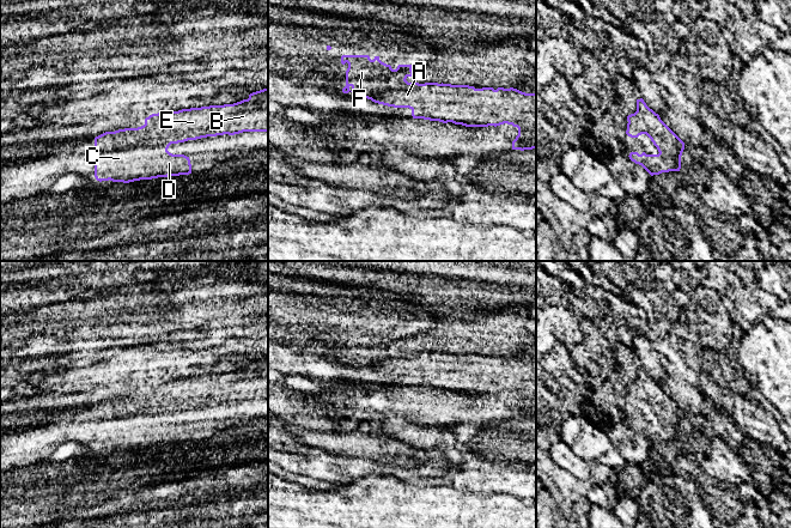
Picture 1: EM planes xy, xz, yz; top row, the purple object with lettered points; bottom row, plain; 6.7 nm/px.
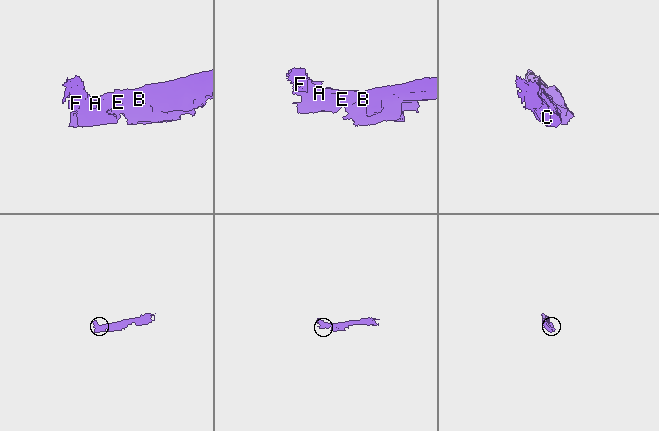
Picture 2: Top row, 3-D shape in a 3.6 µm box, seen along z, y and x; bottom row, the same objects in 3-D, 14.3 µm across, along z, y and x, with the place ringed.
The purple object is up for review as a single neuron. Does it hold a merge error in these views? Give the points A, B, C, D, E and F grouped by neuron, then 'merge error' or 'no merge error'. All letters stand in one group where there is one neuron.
A B C D E F | no merge error

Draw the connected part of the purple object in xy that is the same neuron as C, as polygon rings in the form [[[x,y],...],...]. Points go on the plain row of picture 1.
[[[268,357],[233,372],[152,382],[141,395],[96,405],[95,445],[129,451],[189,443],[189,425],[170,421],[171,412],[243,400],[268,400]]]

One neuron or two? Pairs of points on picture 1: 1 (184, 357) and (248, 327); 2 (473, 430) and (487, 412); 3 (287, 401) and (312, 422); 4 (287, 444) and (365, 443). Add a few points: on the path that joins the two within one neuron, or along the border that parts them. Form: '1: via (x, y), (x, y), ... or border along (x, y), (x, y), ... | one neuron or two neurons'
1: border along (251, 337), (230, 337), (224, 343) | two neurons
2: border along (449, 428), (456, 424), (476, 424), (481, 430) | two neurons
3: via (293, 407), (306, 418) | one neuron
4: border along (294, 428), (297, 440), (315, 450) | two neurons

